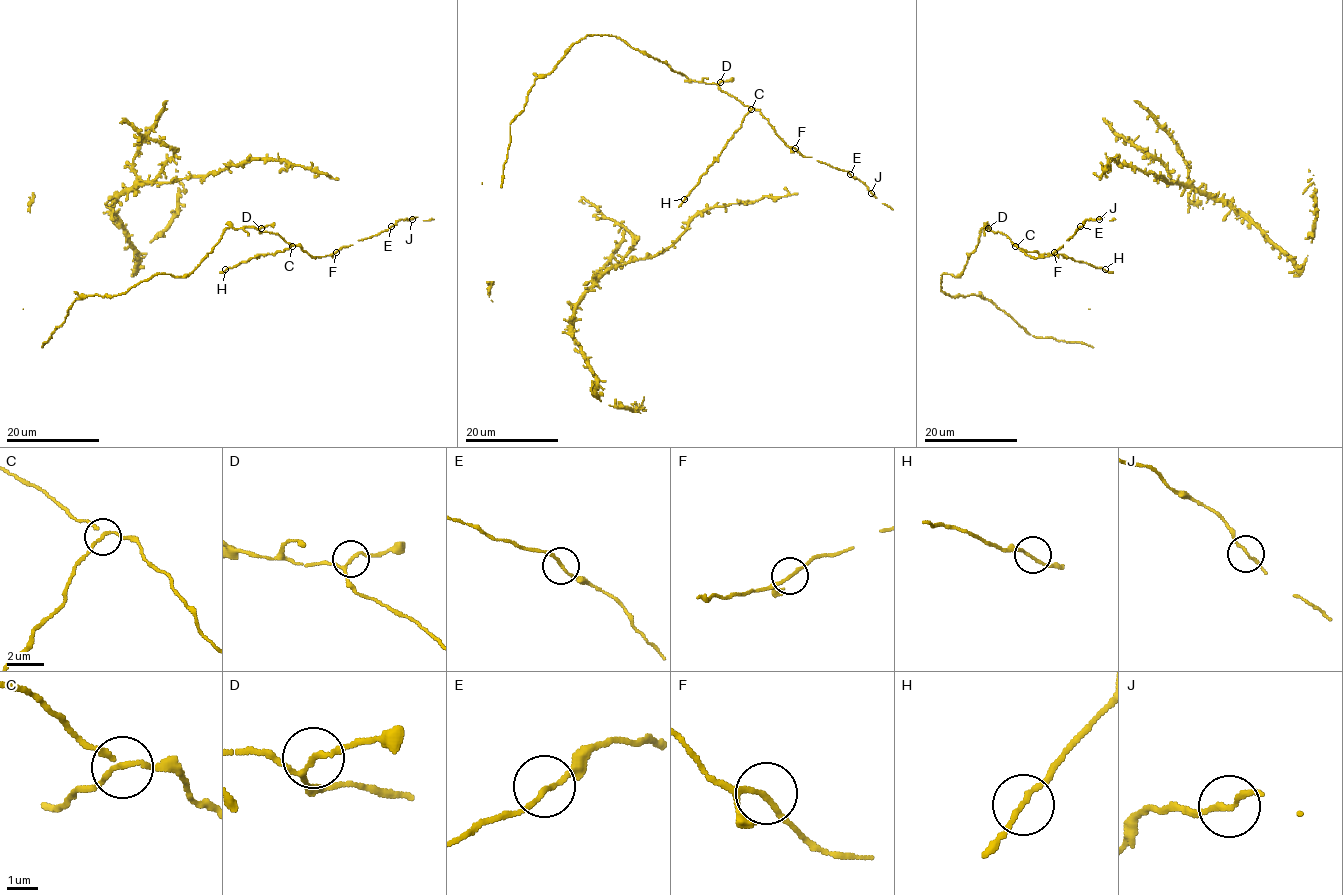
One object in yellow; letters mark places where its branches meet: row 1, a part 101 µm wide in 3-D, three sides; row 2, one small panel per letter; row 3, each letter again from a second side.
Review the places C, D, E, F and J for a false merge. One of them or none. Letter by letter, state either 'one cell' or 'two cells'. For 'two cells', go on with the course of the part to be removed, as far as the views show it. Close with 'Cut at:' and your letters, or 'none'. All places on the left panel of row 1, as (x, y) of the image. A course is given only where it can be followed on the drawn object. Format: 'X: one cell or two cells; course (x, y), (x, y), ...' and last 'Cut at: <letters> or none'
C: two cells; course (292, 246), (274, 254), (257, 255), (220, 273)
D: one cell
E: one cell
F: one cell
J: one cell
Cut at: C

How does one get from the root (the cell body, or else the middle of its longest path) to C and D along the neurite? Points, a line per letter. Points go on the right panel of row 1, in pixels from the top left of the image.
C: (1063, 245), (1051, 255), (1038, 258), (1030, 258), (1015, 246)
D: (1063, 245), (1051, 255), (1030, 258), (1005, 234), (988, 227)

